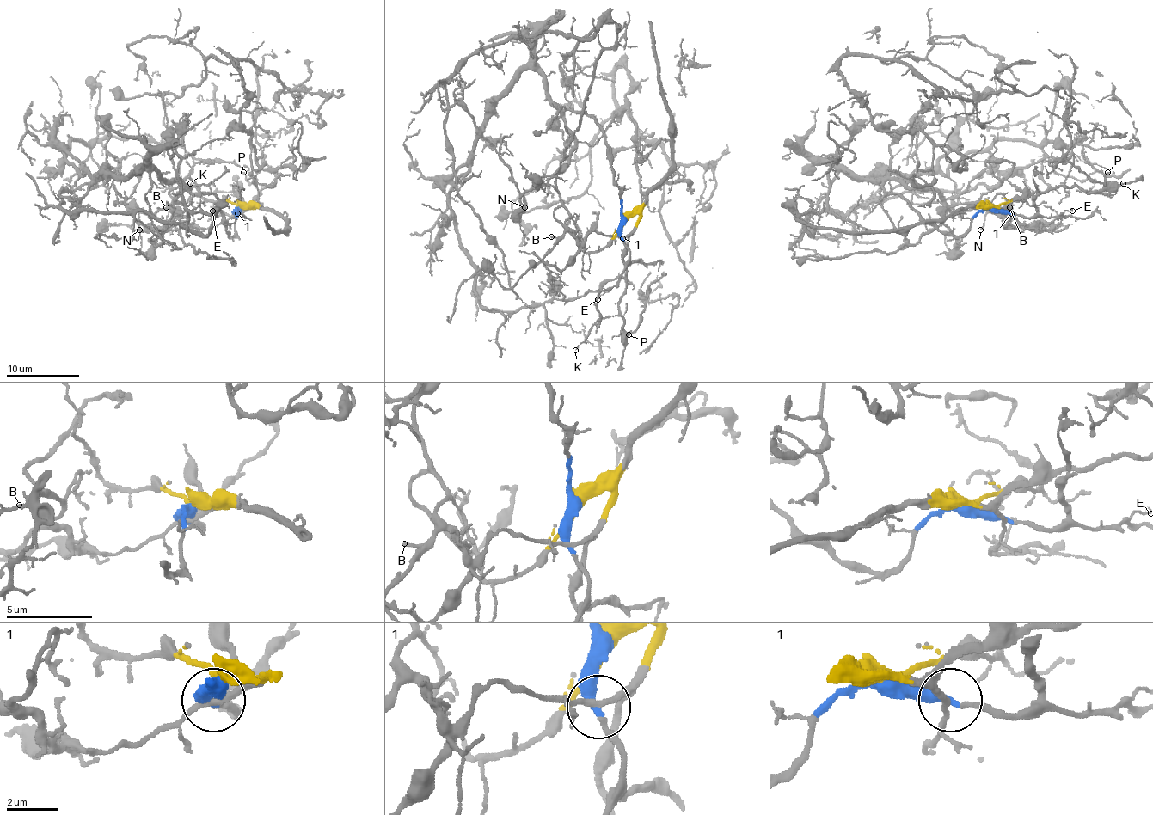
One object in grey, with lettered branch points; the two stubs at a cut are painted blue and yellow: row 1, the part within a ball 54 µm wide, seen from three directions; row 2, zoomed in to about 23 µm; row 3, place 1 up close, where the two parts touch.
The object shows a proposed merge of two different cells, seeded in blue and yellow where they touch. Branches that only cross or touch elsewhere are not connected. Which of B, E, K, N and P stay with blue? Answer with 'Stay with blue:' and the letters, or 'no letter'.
Stay with blue: B, E, N, P

